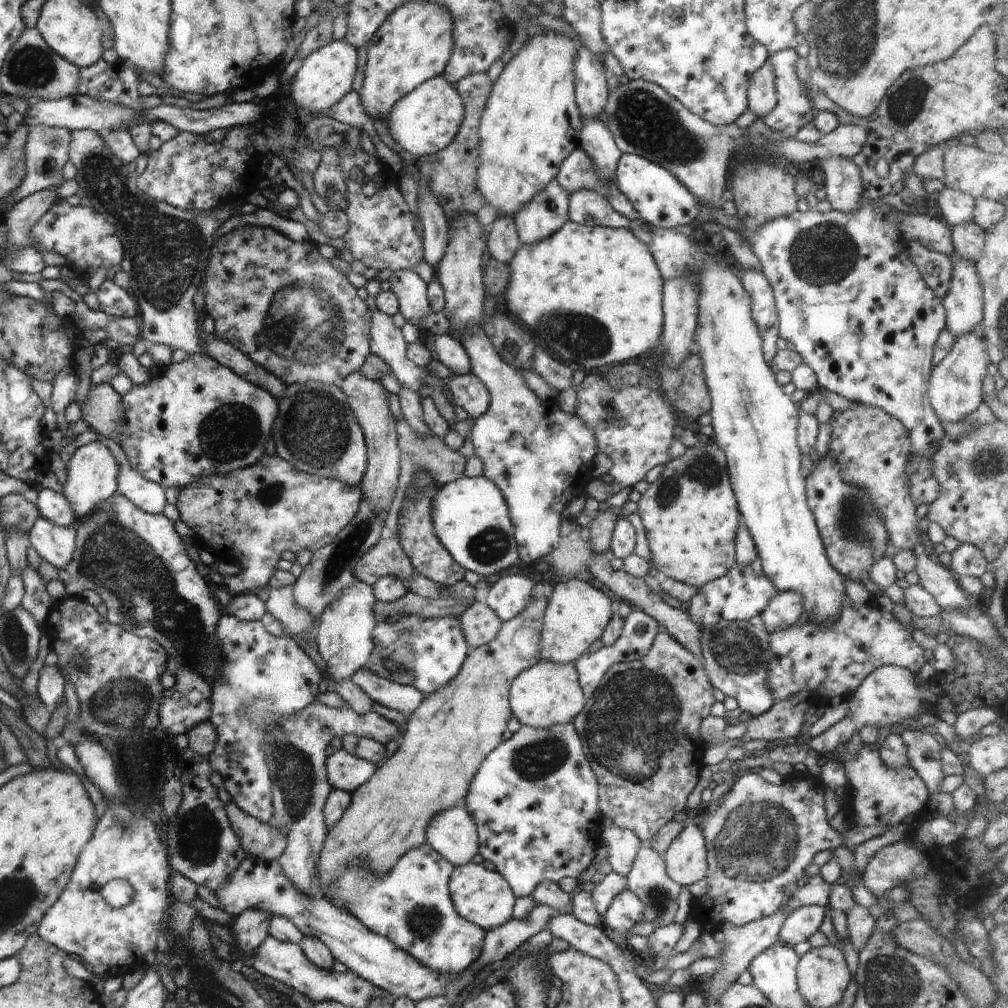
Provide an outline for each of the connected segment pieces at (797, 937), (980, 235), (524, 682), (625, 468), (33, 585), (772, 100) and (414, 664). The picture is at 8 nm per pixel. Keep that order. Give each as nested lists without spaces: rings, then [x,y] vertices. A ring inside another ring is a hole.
[[[806,905],[791,912],[780,928],[779,939],[784,944],[791,945],[808,940],[812,934],[818,932],[824,922],[826,910],[827,907],[820,905]]]
[[[970,220],[950,227],[950,234],[955,252],[975,264],[984,250],[985,230]]]
[[[539,660],[534,666],[520,672],[509,690],[512,716],[522,725],[532,728],[550,728],[556,724],[571,723],[584,710],[586,700],[574,664],[554,663],[550,660]]]
[[[598,371],[587,374],[575,391],[575,414],[594,430],[598,451],[612,458],[612,467],[607,474],[622,489],[633,489],[636,482],[645,480],[646,474],[654,466],[665,465],[672,459],[668,450],[674,440],[674,427],[679,416],[674,414],[674,408],[659,389],[640,384],[620,386],[614,390]]]
[[[30,563],[26,564],[26,568],[20,574],[25,588],[21,606],[26,612],[32,614],[32,618],[40,626],[50,614],[53,602],[46,592],[44,579]]]
[[[766,60],[750,78],[747,90],[747,108],[750,108],[759,118],[764,118],[764,114],[770,114],[777,103],[775,91],[774,68],[770,60]]]
[[[446,616],[436,620],[423,618],[420,622],[414,622],[410,628],[404,627],[402,622],[404,620],[386,619],[376,623],[372,629],[374,650],[364,664],[366,670],[387,670],[384,662],[390,660],[398,668],[414,672],[414,682],[411,685],[424,695],[432,694],[440,686],[452,682],[458,676],[470,649],[460,628],[460,616]]]

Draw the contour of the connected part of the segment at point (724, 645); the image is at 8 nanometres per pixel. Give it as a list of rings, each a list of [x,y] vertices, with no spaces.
[[[724,618],[701,632],[701,659],[713,687],[721,690],[726,697],[734,698],[742,712],[752,718],[768,712],[775,701],[766,680],[772,659],[769,633],[764,626],[758,627],[749,621],[729,621]]]

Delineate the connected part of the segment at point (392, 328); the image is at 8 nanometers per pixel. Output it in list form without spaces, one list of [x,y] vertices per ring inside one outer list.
[[[375,310],[370,324],[370,350],[388,364],[398,382],[416,394],[424,396],[424,376],[429,369],[417,366],[406,356],[408,348],[401,328],[397,328],[388,314]]]

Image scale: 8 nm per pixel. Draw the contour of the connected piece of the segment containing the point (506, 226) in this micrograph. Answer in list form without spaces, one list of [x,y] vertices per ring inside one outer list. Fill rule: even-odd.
[[[498,216],[489,226],[487,233],[487,247],[491,258],[508,264],[522,246],[513,217]]]

